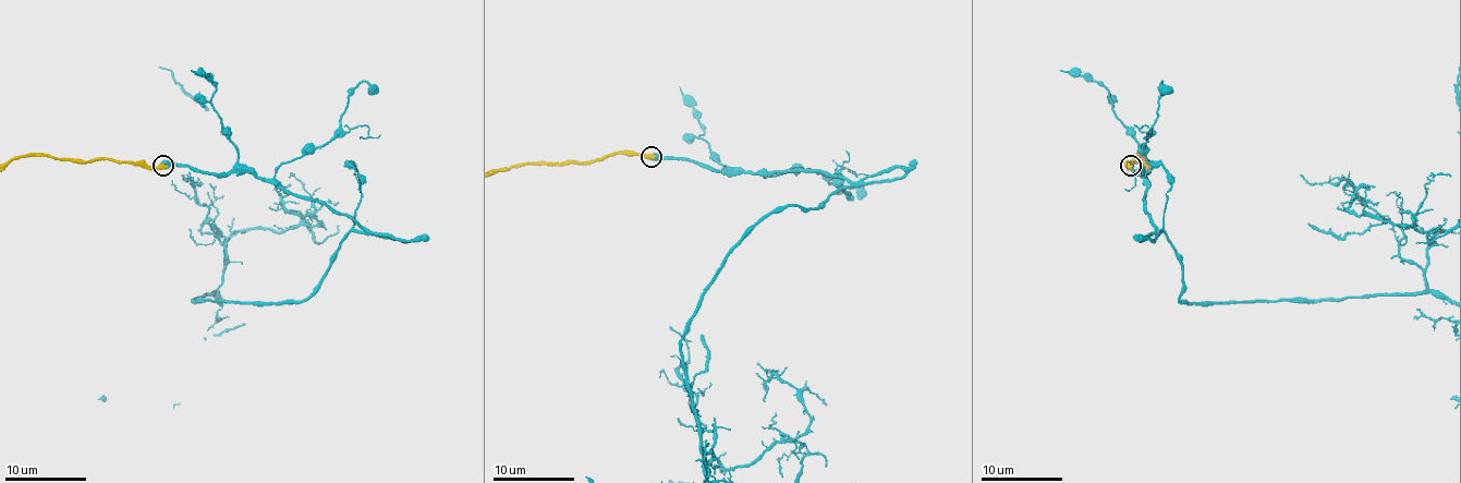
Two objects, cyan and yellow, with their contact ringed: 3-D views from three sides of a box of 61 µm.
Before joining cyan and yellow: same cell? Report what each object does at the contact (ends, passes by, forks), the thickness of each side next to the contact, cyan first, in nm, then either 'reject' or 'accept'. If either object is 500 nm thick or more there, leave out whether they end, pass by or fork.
calibres 650 and 550 nm; accept

